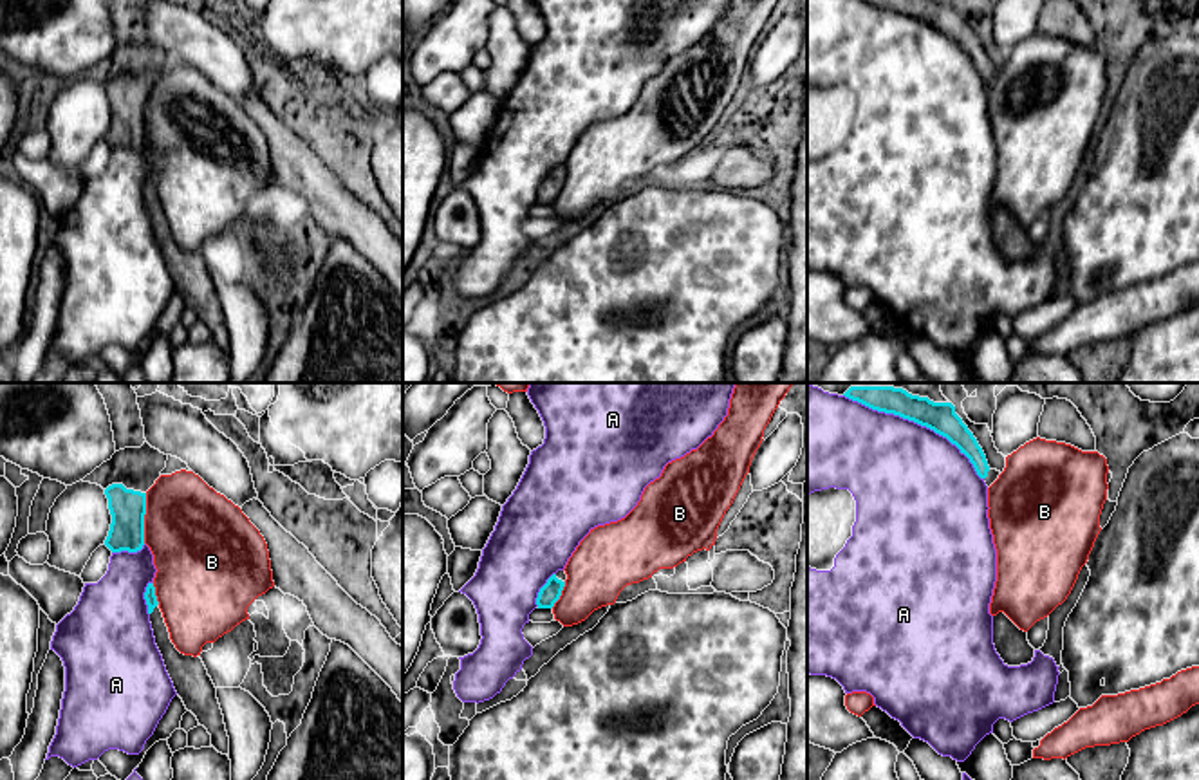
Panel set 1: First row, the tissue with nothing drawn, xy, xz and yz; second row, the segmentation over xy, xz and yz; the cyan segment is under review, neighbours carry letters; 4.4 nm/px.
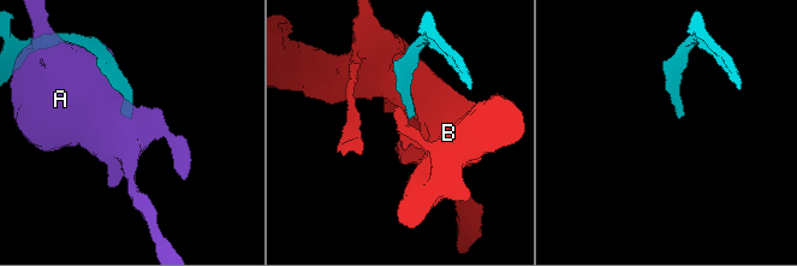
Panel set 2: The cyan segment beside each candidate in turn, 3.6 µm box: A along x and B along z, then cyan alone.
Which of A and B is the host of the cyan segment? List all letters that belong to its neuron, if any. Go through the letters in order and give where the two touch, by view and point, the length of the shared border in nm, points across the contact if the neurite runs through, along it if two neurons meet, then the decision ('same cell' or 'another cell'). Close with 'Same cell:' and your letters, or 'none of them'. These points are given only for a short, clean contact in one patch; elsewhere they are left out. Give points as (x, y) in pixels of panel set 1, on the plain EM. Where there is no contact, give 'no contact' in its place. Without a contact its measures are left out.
A: contact yz (927, 22); length 650 nm; another cell
B: contact xy (143, 114); length 220 nm; another cell
Same cell: none of them

